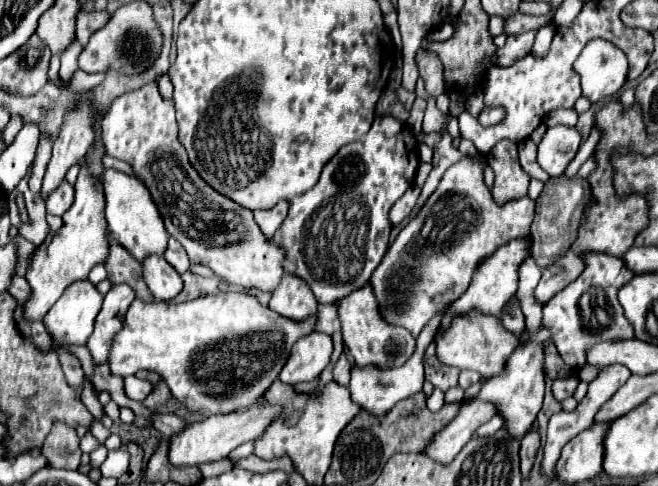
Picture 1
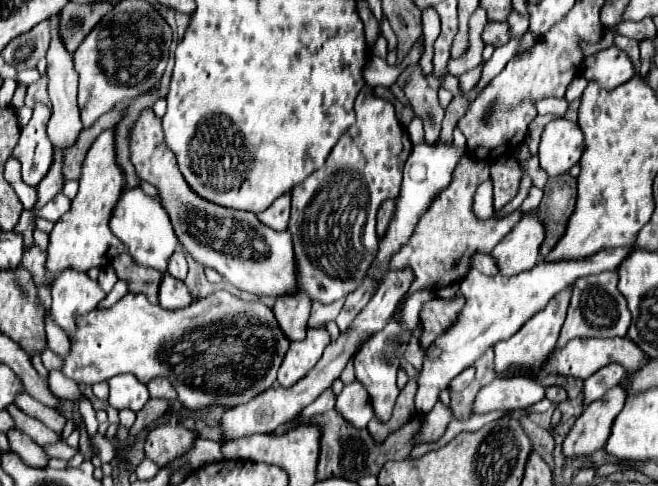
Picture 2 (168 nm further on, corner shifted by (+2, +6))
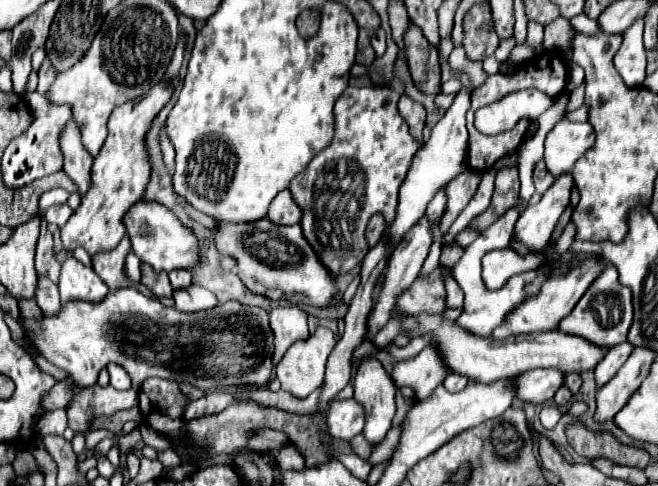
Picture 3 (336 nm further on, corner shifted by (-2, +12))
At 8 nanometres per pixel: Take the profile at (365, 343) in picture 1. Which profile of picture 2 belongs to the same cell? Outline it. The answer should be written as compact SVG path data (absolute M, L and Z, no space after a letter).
M389 320L385 330L373 334L373 338L369 338L369 342L365 342L365 346L361 346L361 350L353 358L355 360L355 376L367 388L367 392L373 400L373 406L375 406L375 416L379 416L381 420L391 418L391 410L393 410L395 398L399 394L395 376L397 376L397 368L409 348L409 340L411 340L411 332L405 330L399 322Z

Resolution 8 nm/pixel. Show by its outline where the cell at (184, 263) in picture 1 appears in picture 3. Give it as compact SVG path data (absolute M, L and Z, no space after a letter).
M173 270L173 272L169 272L169 280L171 280L173 290L189 288L191 286L191 272L189 270Z

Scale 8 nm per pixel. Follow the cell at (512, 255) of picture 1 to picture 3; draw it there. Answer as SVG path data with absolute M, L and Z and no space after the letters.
M567 172L567 176L561 176L553 182L553 186L543 194L541 202L537 206L529 206L515 224L515 238L525 244L527 248L543 248L553 228L563 214L563 210L569 204L573 188L573 174Z

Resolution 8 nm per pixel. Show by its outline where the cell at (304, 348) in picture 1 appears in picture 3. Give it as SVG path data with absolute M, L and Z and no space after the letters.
M317 328L305 342L293 344L275 368L281 388L295 398L305 398L323 384L325 362L337 344L337 336L329 328Z

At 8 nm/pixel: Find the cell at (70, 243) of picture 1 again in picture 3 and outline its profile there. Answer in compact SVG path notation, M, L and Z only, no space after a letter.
M159 82L145 96L129 100L113 110L109 118L109 136L99 156L93 160L91 188L81 198L81 206L73 212L69 222L61 228L61 240L67 252L73 252L77 246L83 246L89 256L93 256L97 252L113 250L125 236L123 216L129 212L131 204L137 204L145 198L145 186L151 176L151 162L145 138L151 130L155 116L171 100L173 90L173 82Z

